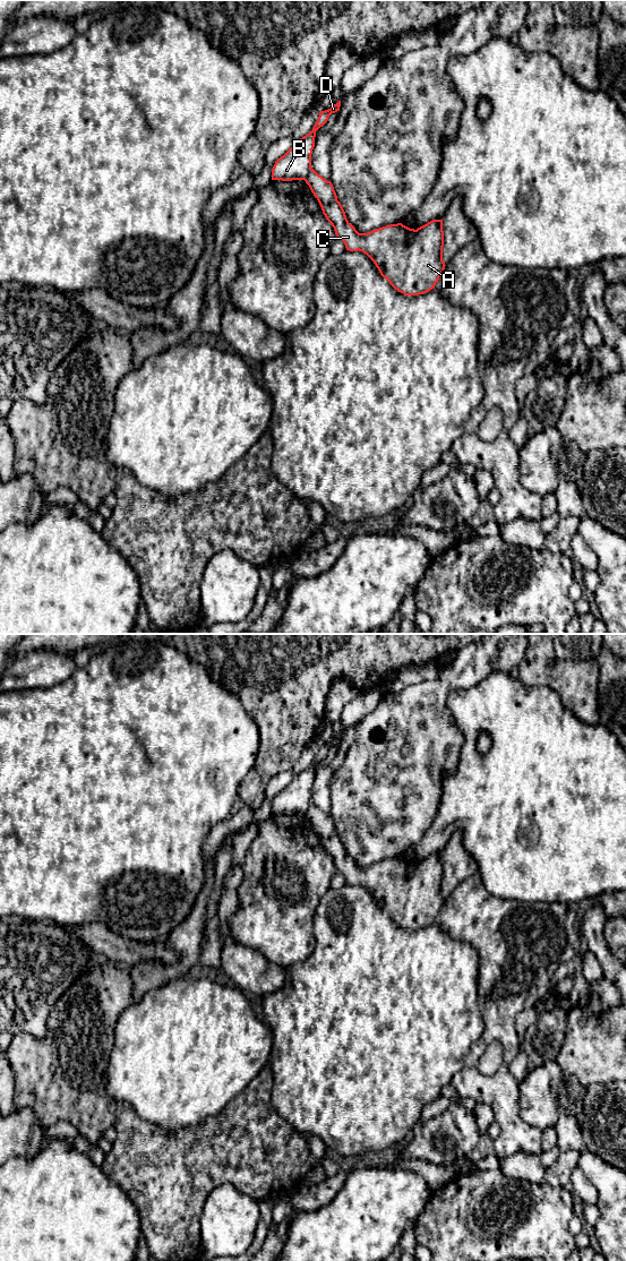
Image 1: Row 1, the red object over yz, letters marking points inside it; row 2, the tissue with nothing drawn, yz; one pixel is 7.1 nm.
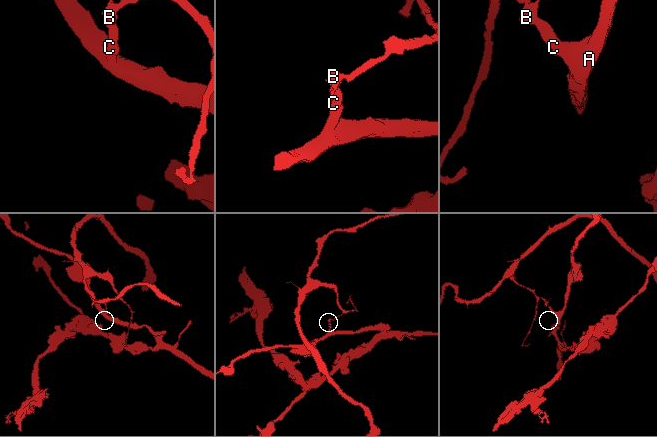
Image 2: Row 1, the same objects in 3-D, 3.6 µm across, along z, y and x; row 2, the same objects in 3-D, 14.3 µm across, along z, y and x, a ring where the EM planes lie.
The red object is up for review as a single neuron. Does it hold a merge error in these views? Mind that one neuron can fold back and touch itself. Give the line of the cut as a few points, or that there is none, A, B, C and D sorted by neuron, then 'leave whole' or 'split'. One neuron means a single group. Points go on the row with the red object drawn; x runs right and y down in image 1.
cut in yz along (311, 169), (305, 180); A C / B D; split

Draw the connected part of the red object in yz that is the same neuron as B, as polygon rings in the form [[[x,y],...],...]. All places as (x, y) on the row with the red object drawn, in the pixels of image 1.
[[[341,101],[331,109],[320,111],[312,130],[293,143],[292,147],[281,156],[272,169],[272,180],[292,181],[306,180],[311,170],[311,154],[315,147],[316,131],[323,127],[329,115],[340,111]]]

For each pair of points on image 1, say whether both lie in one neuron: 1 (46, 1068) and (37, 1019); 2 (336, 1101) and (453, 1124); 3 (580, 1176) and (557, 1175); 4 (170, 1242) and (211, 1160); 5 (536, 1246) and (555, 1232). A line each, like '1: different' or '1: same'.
1: different
2: different
3: different
4: same
5: same

